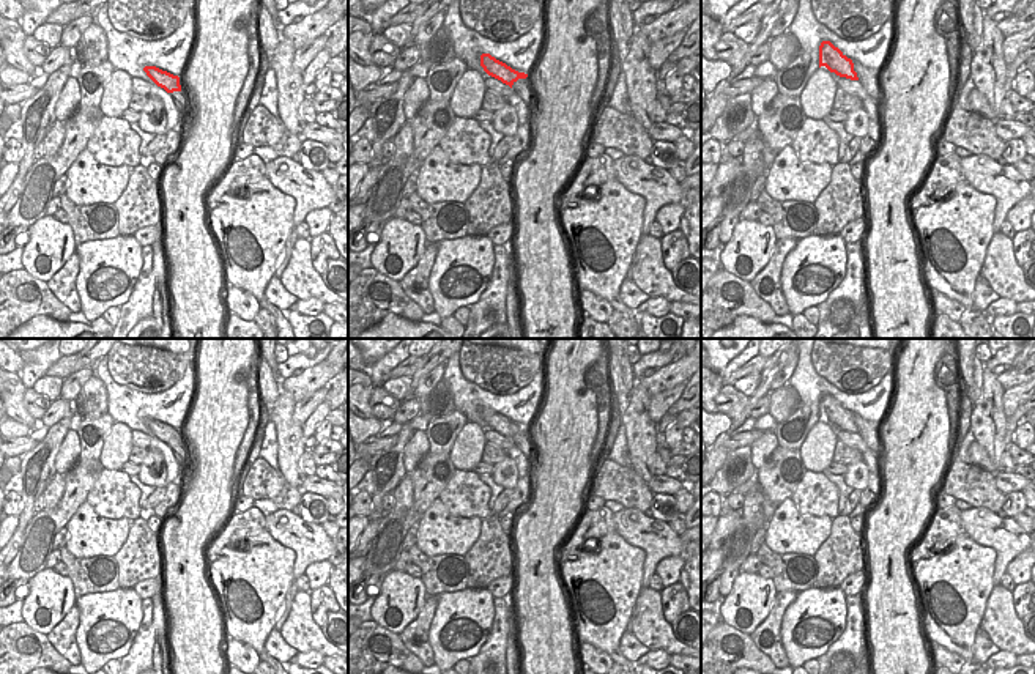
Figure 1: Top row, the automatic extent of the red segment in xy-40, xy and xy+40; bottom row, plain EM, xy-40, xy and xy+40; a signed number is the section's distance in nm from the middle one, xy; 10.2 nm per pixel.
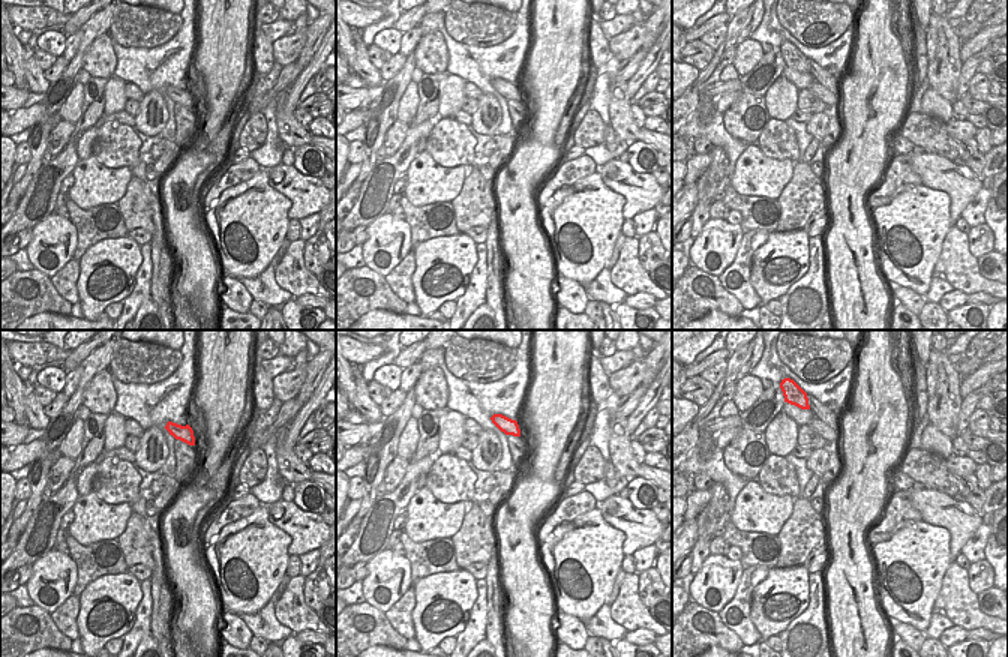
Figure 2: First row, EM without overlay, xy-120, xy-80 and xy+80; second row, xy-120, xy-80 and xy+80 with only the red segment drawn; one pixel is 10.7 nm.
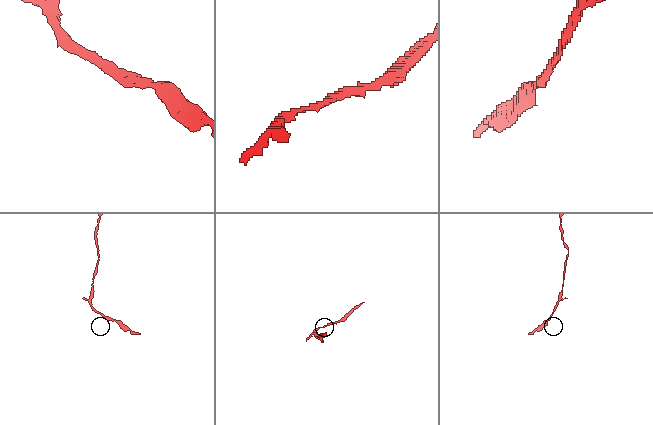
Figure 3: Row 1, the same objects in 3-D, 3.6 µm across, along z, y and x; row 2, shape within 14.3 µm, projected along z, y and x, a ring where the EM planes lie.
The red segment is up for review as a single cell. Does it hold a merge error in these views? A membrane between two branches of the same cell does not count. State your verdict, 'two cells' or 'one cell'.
two cells

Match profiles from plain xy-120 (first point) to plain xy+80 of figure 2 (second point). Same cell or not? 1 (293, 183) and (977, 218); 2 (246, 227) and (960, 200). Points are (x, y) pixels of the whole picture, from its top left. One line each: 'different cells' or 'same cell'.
1: different cells
2: different cells

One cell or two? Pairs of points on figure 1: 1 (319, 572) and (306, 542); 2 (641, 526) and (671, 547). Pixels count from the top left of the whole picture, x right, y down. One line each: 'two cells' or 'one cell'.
1: two cells
2: one cell

